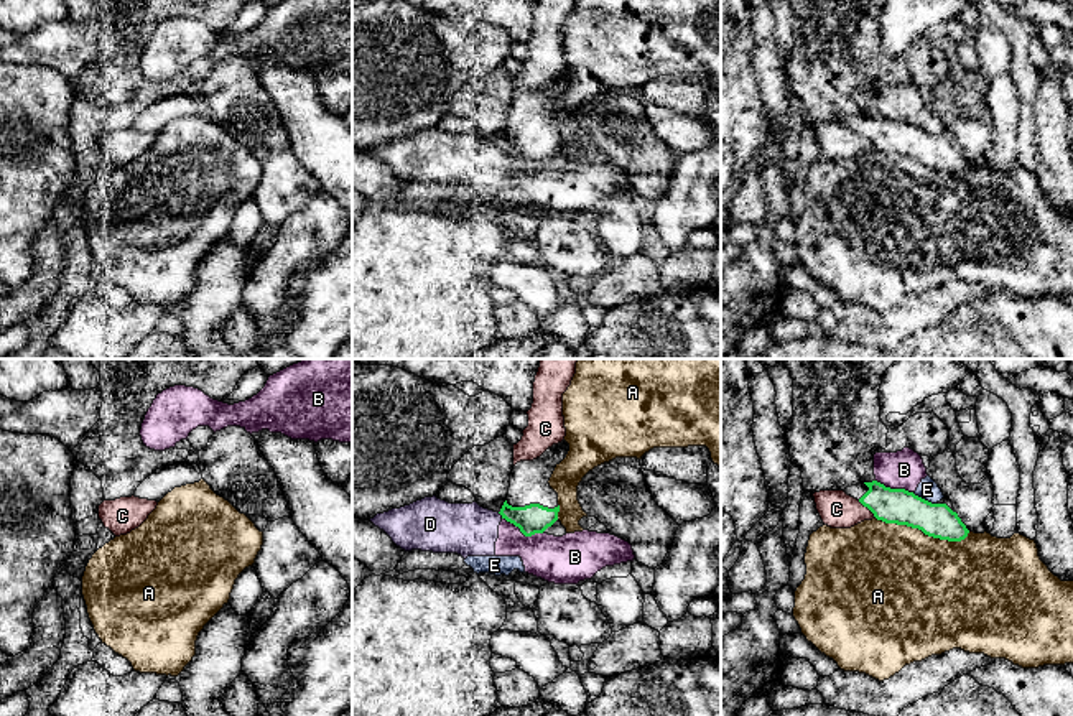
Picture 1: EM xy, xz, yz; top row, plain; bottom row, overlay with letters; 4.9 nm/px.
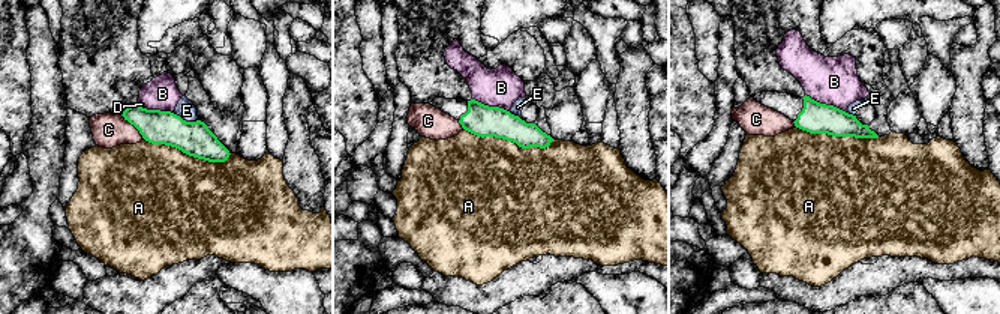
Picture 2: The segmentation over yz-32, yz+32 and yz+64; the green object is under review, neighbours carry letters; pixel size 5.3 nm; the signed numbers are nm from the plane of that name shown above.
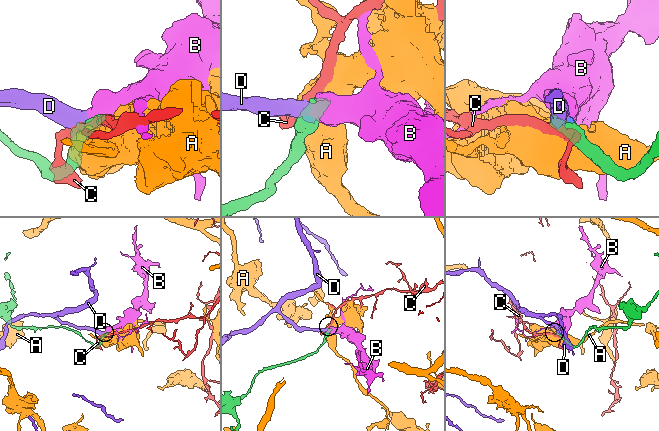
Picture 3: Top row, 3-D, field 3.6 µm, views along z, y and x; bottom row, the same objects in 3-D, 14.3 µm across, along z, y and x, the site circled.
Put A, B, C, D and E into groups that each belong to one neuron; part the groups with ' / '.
A / B D / C / E

